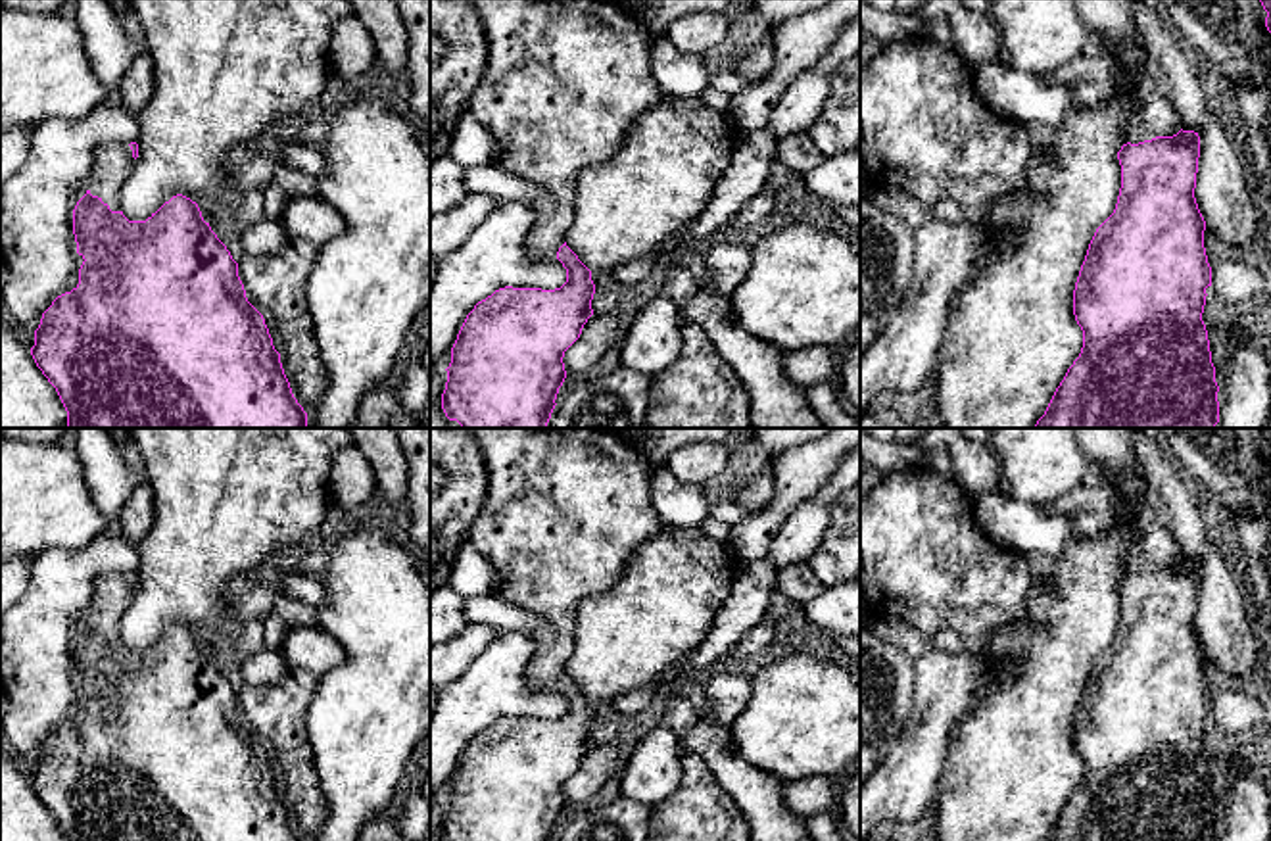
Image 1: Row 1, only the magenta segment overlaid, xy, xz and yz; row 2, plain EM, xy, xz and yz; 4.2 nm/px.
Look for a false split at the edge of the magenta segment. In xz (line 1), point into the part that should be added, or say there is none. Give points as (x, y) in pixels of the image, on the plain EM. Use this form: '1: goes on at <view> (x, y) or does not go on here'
1: goes on at xz (565, 511)

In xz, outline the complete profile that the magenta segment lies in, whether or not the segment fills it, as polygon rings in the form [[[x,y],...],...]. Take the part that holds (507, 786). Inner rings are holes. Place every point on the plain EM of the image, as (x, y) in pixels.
[[[465,428],[480,445],[486,472],[486,501],[468,528],[468,543],[488,559],[501,576],[499,597],[534,613],[540,626],[530,634],[536,651],[526,680],[532,689],[559,689],[566,712],[555,720],[495,720],[467,745],[451,778],[444,841],[553,841],[559,818],[566,808],[564,781],[580,768],[593,745],[595,714],[591,701],[566,676],[564,662],[572,653],[576,605],[580,599],[612,588],[630,559],[664,528],[653,505],[653,476],[659,469],[614,428]]]

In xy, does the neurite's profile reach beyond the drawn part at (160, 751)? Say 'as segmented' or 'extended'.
extended

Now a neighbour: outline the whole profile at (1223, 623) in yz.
[[[1156,428],[1133,436],[1137,467],[1144,482],[1146,518],[1173,534],[1181,559],[1200,566],[1194,628],[1206,657],[1235,685],[1246,685],[1261,659],[1261,641],[1238,570],[1206,530],[1196,495]]]

